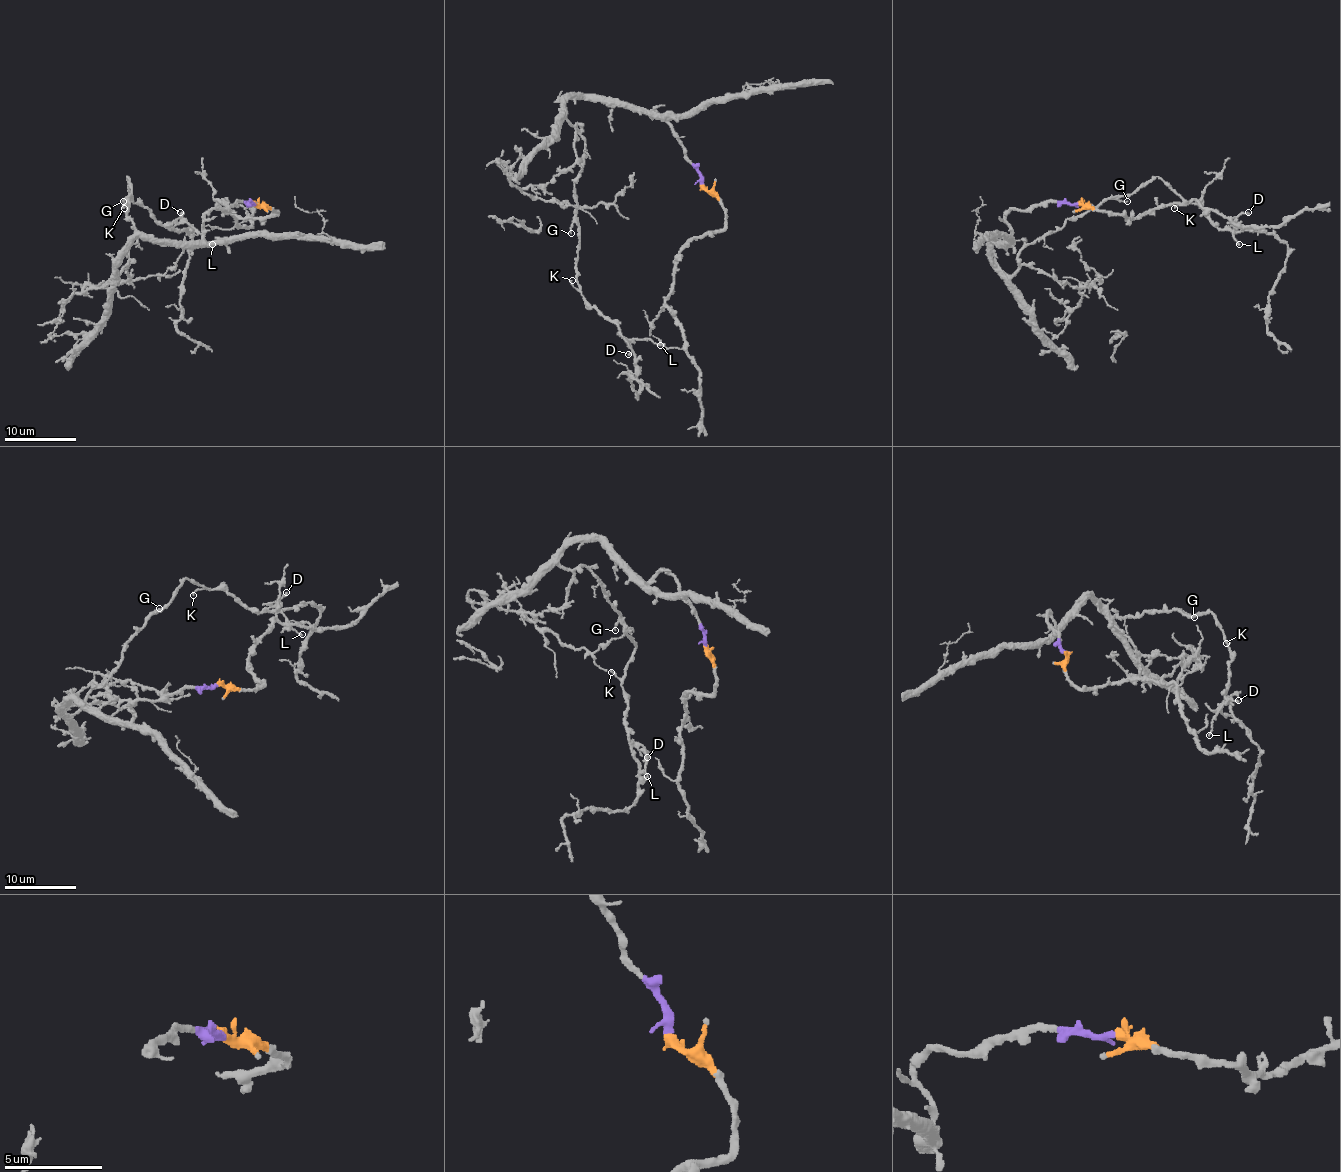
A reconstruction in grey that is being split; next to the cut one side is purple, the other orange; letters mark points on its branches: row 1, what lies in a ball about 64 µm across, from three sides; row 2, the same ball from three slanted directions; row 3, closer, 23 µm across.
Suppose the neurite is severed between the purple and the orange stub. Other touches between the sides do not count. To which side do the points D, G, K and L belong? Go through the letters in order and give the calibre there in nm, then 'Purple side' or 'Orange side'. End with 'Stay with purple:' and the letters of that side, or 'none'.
D: Thickness 240 nm. Purple side
G: Thickness 110 nm. Purple side
K: Thickness 170 nm. Purple side
L: Thickness 160 nm. Purple side
Stay with purple: D, G, K, L

